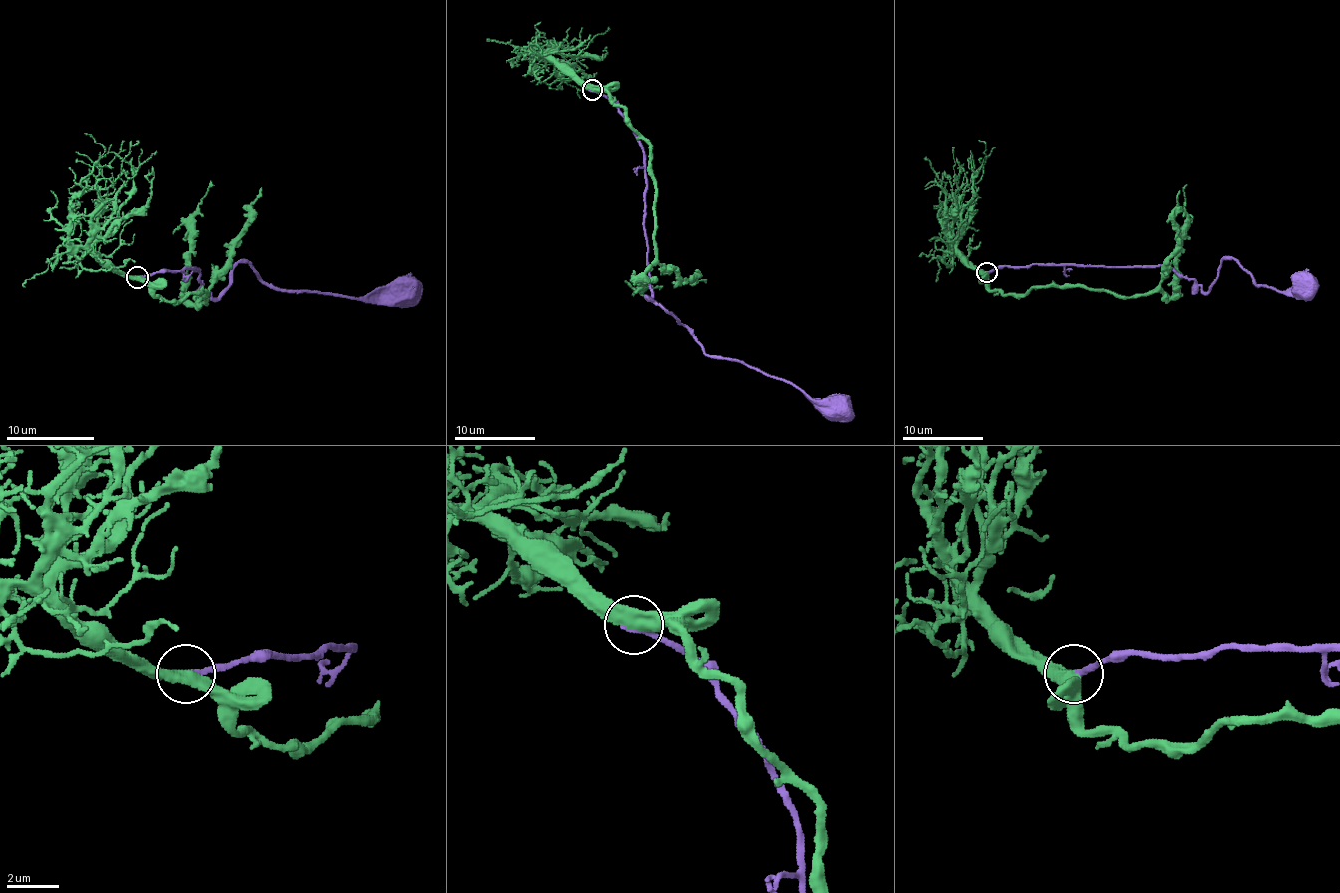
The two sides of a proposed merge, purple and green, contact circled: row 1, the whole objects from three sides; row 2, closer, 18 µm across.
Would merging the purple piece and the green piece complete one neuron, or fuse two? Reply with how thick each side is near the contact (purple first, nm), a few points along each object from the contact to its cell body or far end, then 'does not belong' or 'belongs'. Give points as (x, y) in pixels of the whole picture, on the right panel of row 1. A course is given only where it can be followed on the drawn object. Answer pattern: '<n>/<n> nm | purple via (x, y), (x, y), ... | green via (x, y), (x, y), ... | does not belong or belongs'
280/480 nm | purple via (987, 273), (1166, 265), (1206, 291), (1219, 265), (1233, 259), (1257, 285), (1275, 291), (1304, 285) | green via (987, 273), (987, 285), (1005, 295), (1042, 287), (1091, 287), (1127, 297), (1158, 291), (1170, 297), (1186, 183) | belongs

